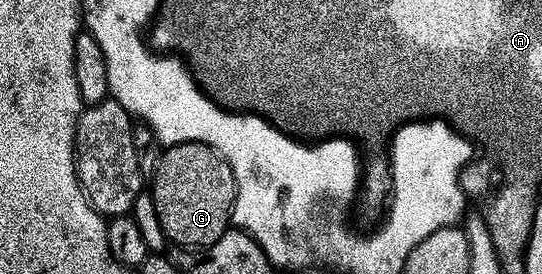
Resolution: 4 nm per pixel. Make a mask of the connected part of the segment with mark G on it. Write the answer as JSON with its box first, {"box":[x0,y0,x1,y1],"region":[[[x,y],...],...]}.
{"box":[150,141,239,248],"region":[[[187,141],[168,146],[157,164],[150,194],[168,241],[183,248],[208,248],[215,244],[223,232],[230,229],[234,202],[239,193],[233,167],[217,150],[202,142]]]}

